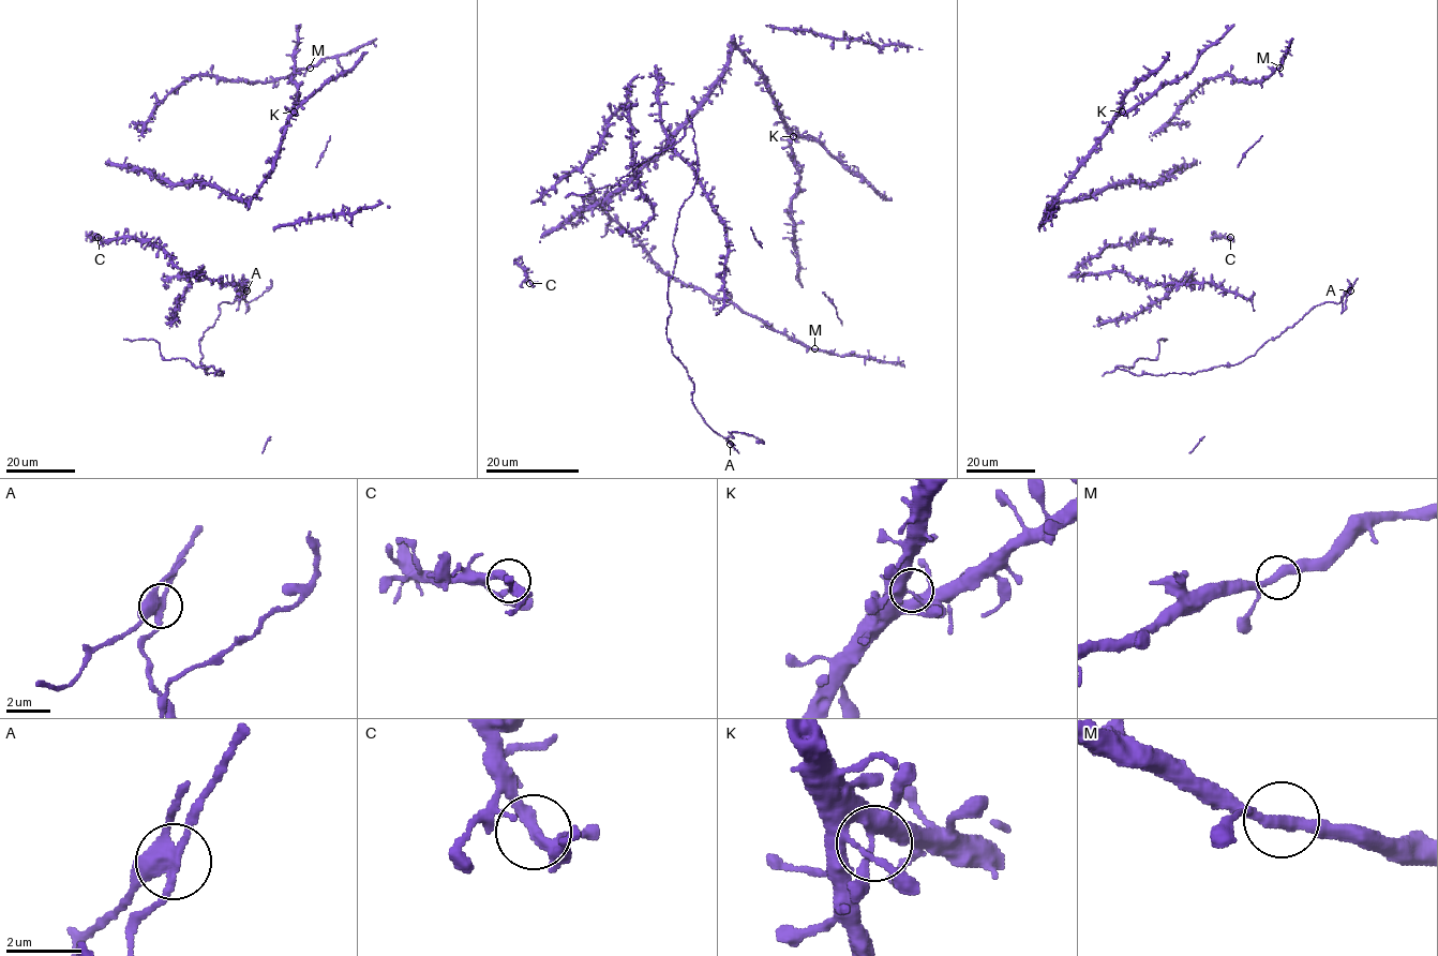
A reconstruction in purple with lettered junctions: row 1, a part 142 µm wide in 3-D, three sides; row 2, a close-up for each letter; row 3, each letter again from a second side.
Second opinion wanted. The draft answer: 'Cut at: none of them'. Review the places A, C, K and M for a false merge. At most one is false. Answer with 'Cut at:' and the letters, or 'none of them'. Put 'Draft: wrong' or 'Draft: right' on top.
Draft: wrong
Cut at: A

